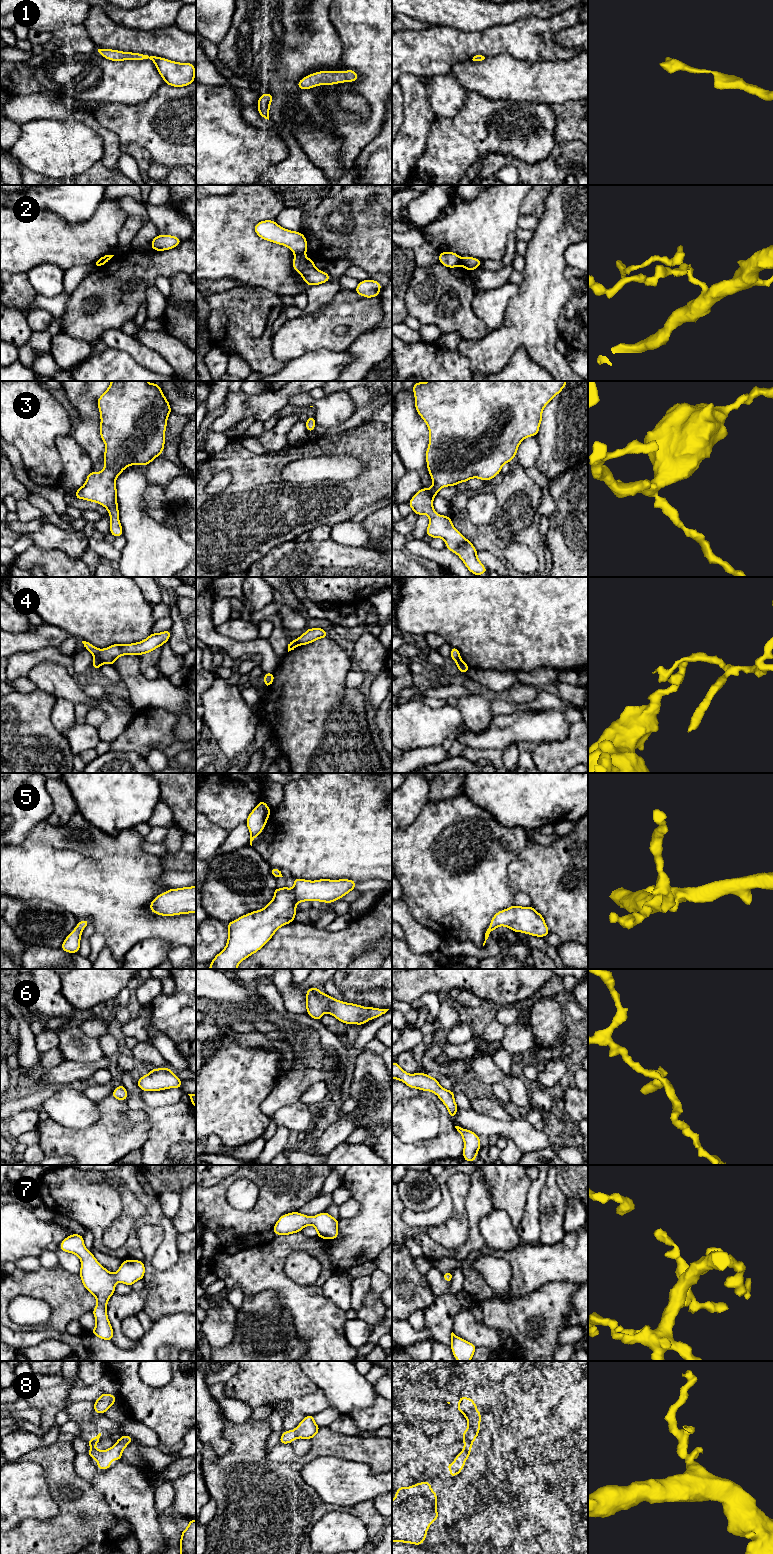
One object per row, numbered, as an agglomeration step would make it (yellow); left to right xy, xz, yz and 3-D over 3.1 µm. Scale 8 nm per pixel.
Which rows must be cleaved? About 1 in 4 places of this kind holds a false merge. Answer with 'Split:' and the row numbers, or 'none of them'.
Split: 2, 4

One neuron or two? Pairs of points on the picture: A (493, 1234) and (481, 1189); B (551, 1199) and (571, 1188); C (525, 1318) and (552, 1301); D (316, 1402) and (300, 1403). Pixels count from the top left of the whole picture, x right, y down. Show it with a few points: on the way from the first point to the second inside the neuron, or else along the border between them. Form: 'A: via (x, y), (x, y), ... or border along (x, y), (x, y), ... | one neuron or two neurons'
A: border along (494, 1210), (479, 1222), (482, 1238) | two neurons
B: border along (556, 1175), (556, 1183), (567, 1198) | two neurons
C: via (532, 1318), (535, 1318), (545, 1308) | one neuron
D: via (312, 1403), (304, 1403) | one neuron

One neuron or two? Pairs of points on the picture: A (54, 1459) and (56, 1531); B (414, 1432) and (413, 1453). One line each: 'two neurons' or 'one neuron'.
A: one neuron
B: one neuron

